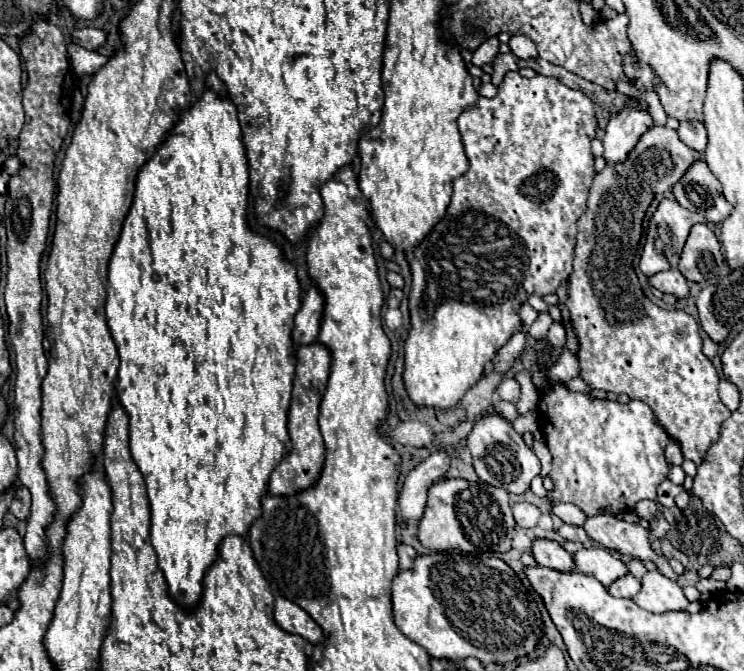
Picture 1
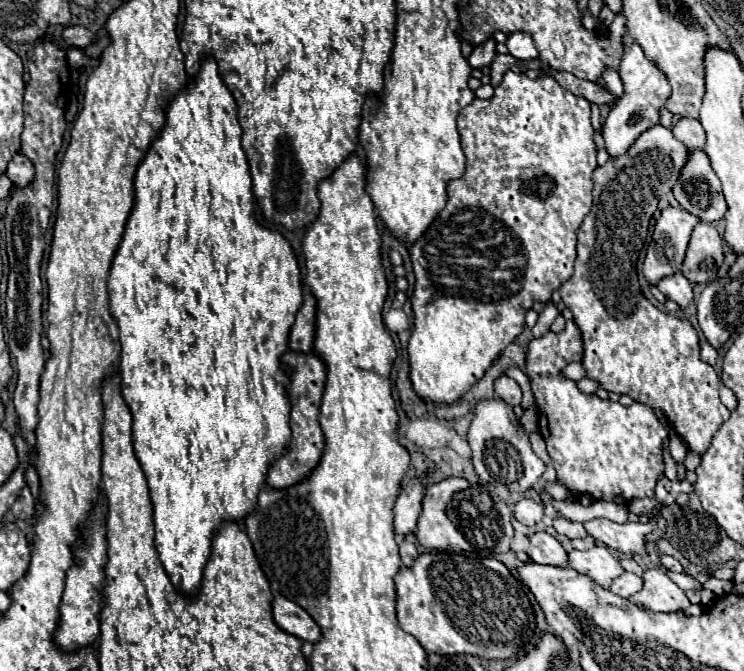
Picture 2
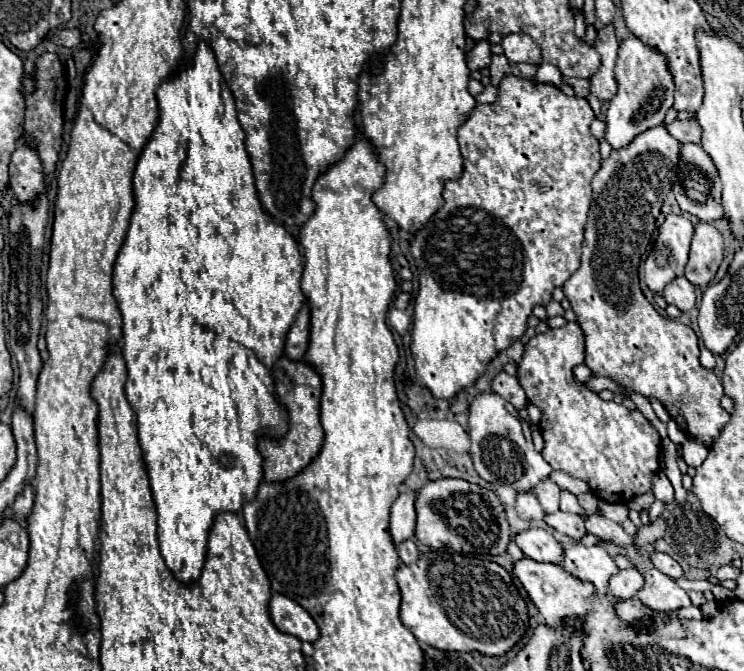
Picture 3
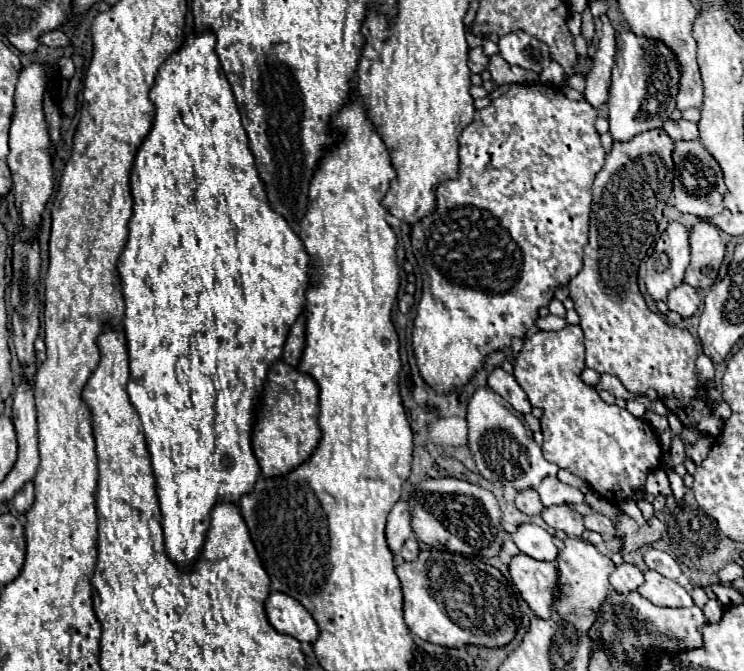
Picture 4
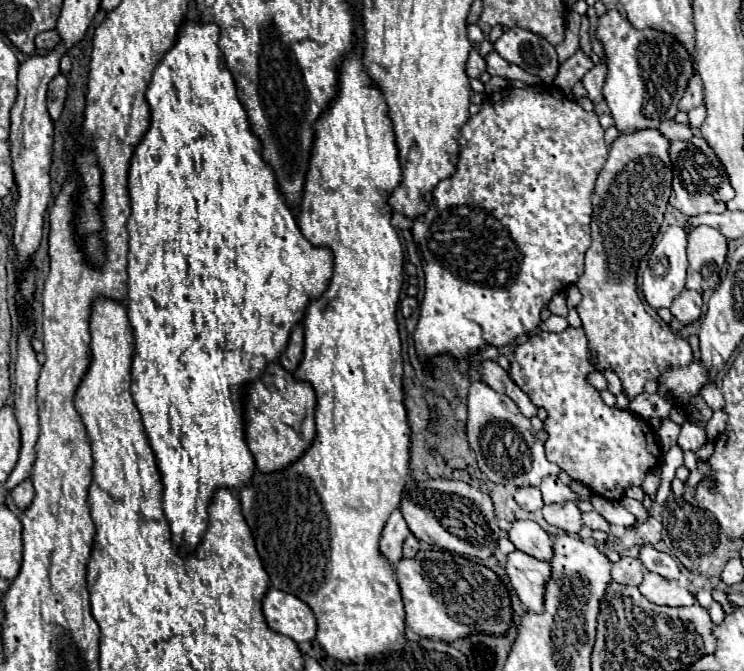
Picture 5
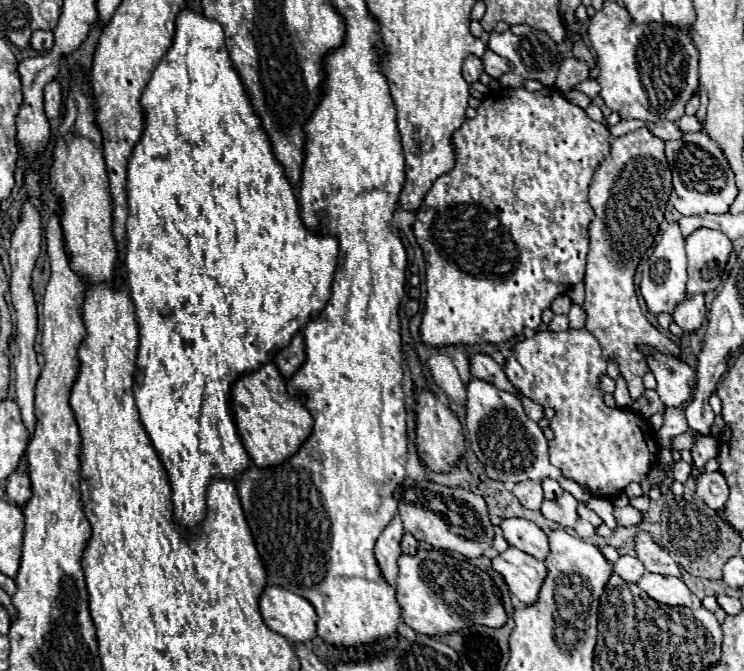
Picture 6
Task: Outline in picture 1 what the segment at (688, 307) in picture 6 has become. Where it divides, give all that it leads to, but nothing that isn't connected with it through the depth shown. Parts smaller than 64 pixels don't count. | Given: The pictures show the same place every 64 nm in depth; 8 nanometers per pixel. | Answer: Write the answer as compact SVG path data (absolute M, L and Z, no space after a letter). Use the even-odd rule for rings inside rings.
M666 270L666 272L658 272L654 276L648 278L648 282L658 288L664 294L672 294L678 300L688 298L690 288L688 288L688 280L682 276L680 270Z

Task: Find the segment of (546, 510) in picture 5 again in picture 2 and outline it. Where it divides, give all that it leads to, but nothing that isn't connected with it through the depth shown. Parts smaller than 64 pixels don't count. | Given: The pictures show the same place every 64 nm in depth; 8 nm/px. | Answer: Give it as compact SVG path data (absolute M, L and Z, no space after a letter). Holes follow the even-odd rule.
M560 514L552 520L552 526L554 526L554 530L556 530L558 534L564 534L564 536L568 536L568 538L586 538L586 536L588 536L582 522L568 520L568 518L560 516Z

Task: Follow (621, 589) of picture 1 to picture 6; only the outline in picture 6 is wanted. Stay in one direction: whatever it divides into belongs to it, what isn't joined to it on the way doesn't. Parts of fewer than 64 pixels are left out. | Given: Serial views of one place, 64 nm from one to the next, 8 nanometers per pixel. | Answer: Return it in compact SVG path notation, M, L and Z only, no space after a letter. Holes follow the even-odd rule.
M620 556L614 564L614 572L620 574L626 582L638 582L644 574L644 566L636 556Z

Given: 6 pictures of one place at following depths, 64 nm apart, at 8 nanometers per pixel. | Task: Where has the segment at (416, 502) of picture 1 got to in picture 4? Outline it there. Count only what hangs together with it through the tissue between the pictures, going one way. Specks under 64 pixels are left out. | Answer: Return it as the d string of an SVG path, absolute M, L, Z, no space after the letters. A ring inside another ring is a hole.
M398 500L396 506L390 510L388 522L386 522L386 544L396 558L408 538L414 538L414 532L410 526L408 504L406 504L406 500Z

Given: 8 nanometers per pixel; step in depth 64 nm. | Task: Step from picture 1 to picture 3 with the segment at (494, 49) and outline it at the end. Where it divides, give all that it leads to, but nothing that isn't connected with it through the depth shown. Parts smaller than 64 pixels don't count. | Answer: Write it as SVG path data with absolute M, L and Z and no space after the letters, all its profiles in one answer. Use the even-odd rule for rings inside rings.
M480 40L476 42L476 46L468 52L468 68L470 70L482 70L490 64L490 42L488 40Z

